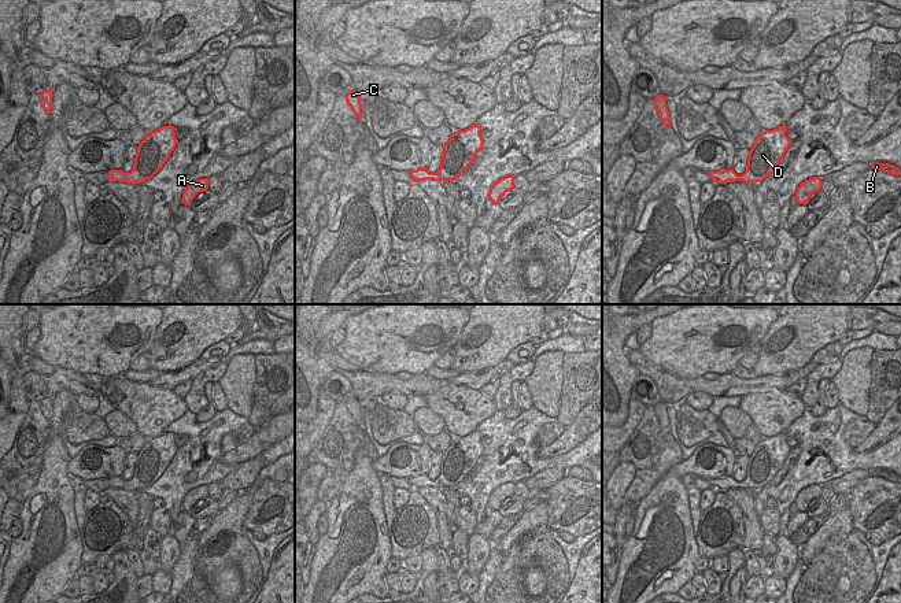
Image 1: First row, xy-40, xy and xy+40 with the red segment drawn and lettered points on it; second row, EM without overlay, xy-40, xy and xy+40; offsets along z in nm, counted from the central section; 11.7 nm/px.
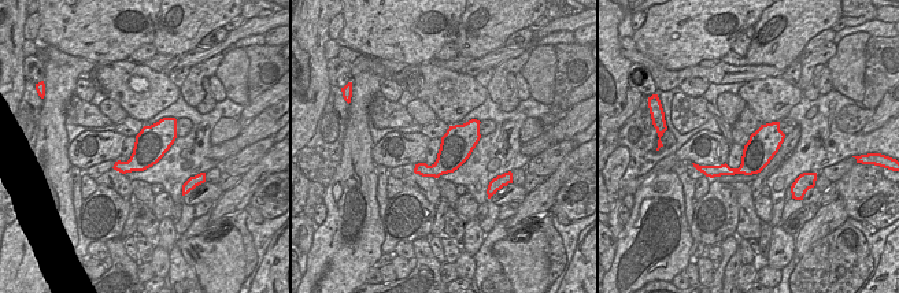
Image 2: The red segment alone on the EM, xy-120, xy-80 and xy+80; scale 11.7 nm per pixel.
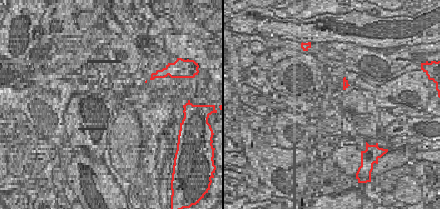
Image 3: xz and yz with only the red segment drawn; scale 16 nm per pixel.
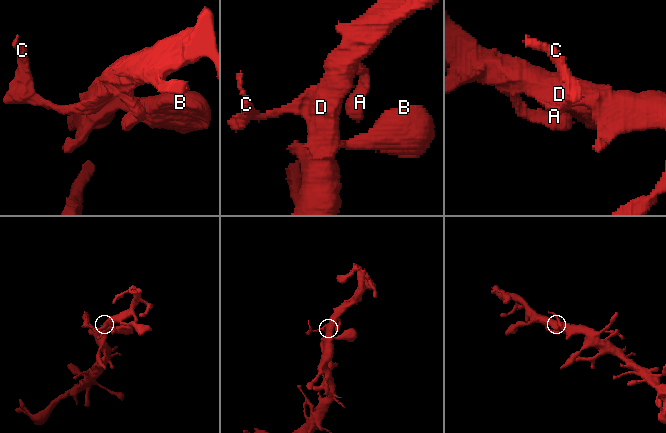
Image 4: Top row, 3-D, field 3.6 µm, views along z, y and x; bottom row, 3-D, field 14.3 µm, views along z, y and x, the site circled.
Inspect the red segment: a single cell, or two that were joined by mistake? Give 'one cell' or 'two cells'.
two cells

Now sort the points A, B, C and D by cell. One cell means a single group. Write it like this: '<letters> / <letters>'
A B D / C

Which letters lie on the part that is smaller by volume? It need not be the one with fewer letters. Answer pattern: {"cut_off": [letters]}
{"cut_off": ["C"]}

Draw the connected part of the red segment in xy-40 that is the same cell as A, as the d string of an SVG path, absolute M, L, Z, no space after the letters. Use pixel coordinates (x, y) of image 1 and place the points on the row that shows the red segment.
M200 178L191 182L182 193L182 203L185 206L189 206L197 193L204 192L207 189L208 189L208 178Z

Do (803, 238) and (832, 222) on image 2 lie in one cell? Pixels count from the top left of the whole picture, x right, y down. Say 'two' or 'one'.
one

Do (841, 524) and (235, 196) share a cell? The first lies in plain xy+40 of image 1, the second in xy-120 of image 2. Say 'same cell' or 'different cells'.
same cell

